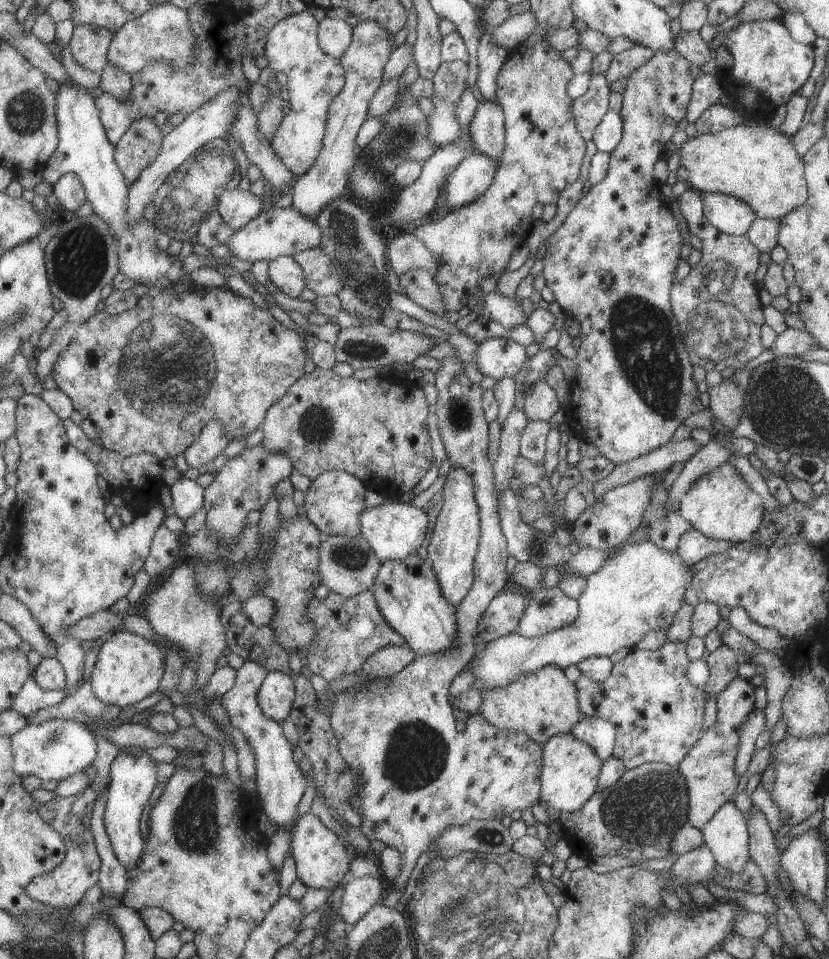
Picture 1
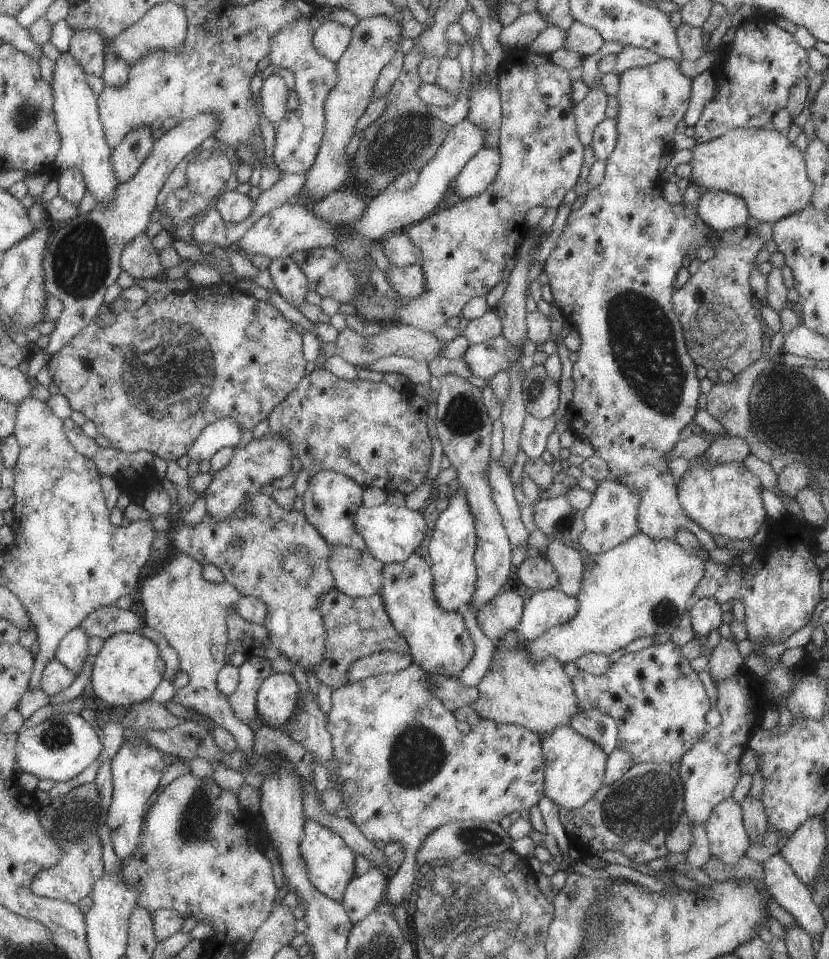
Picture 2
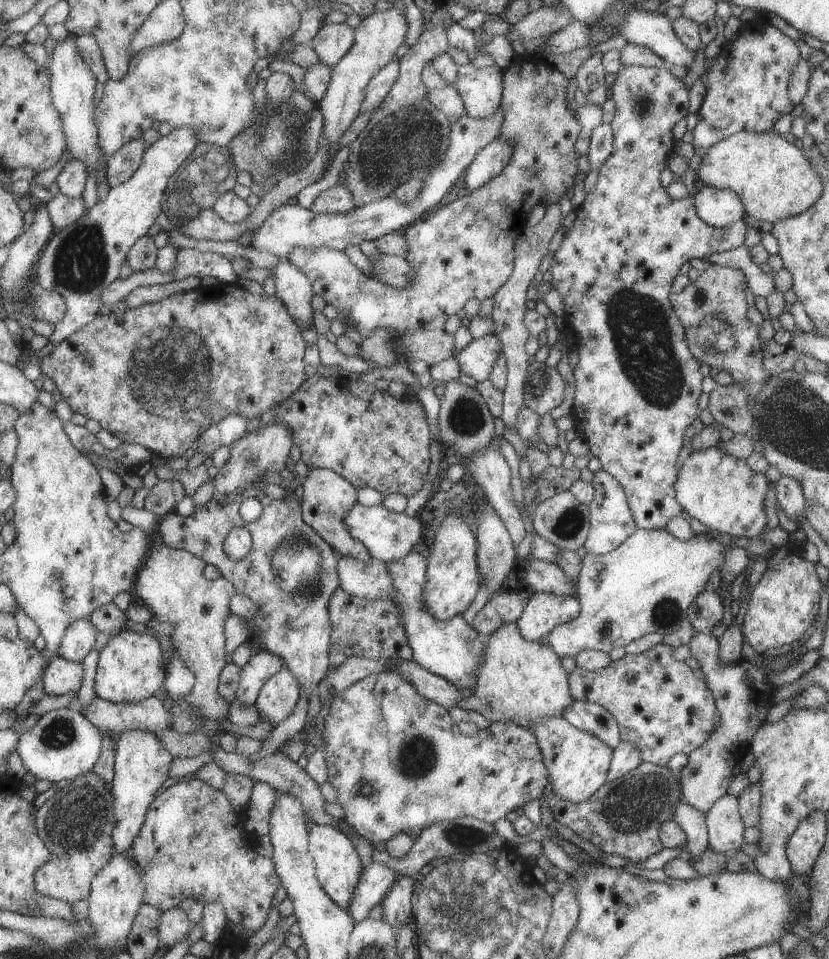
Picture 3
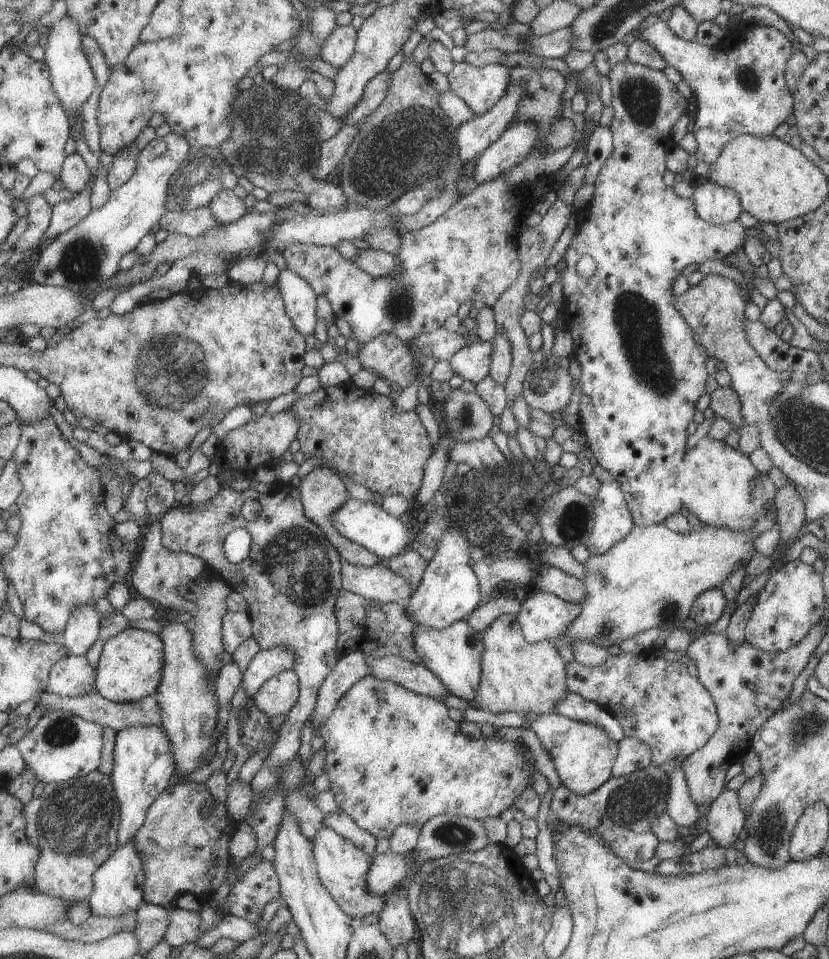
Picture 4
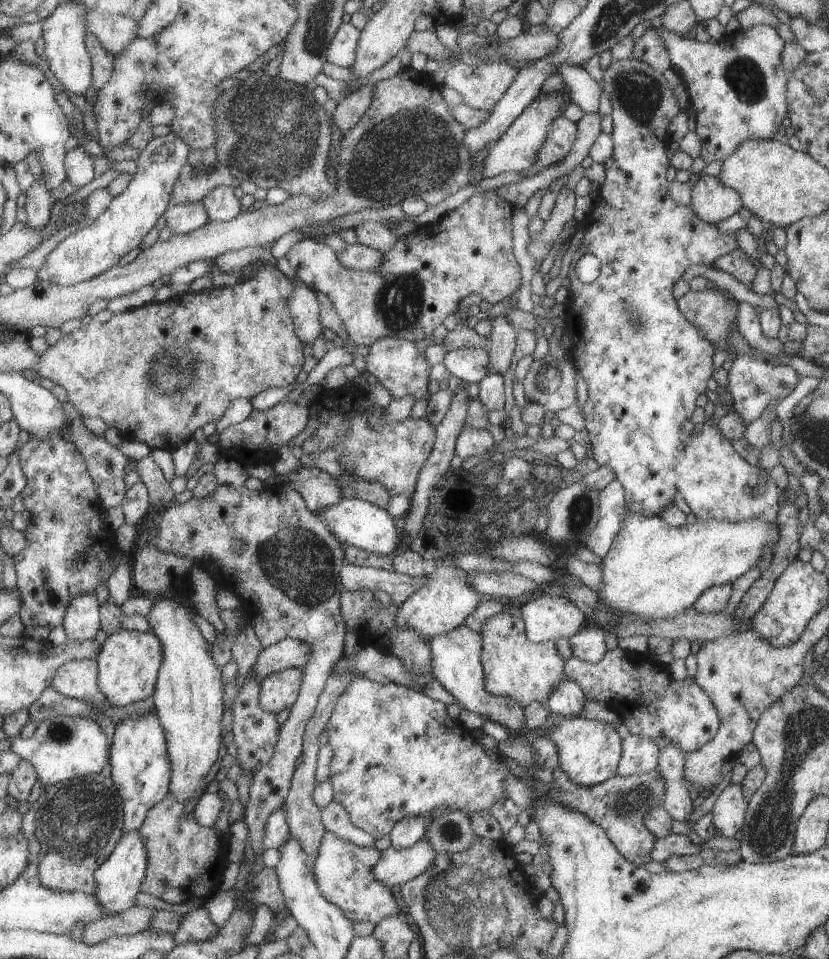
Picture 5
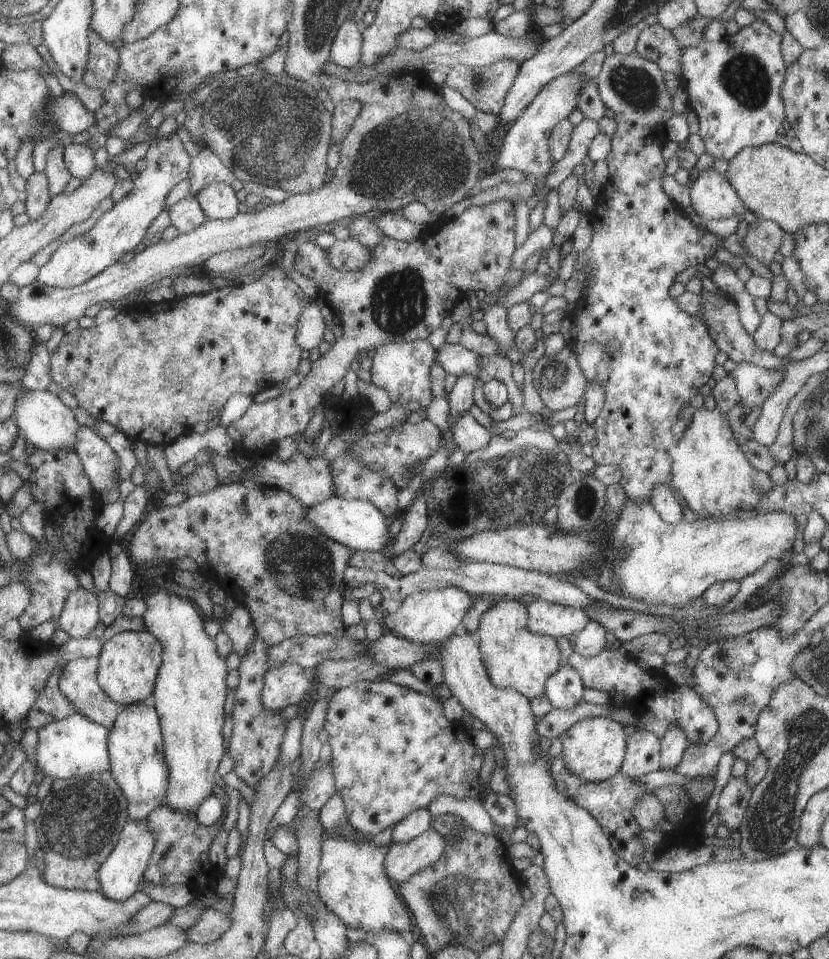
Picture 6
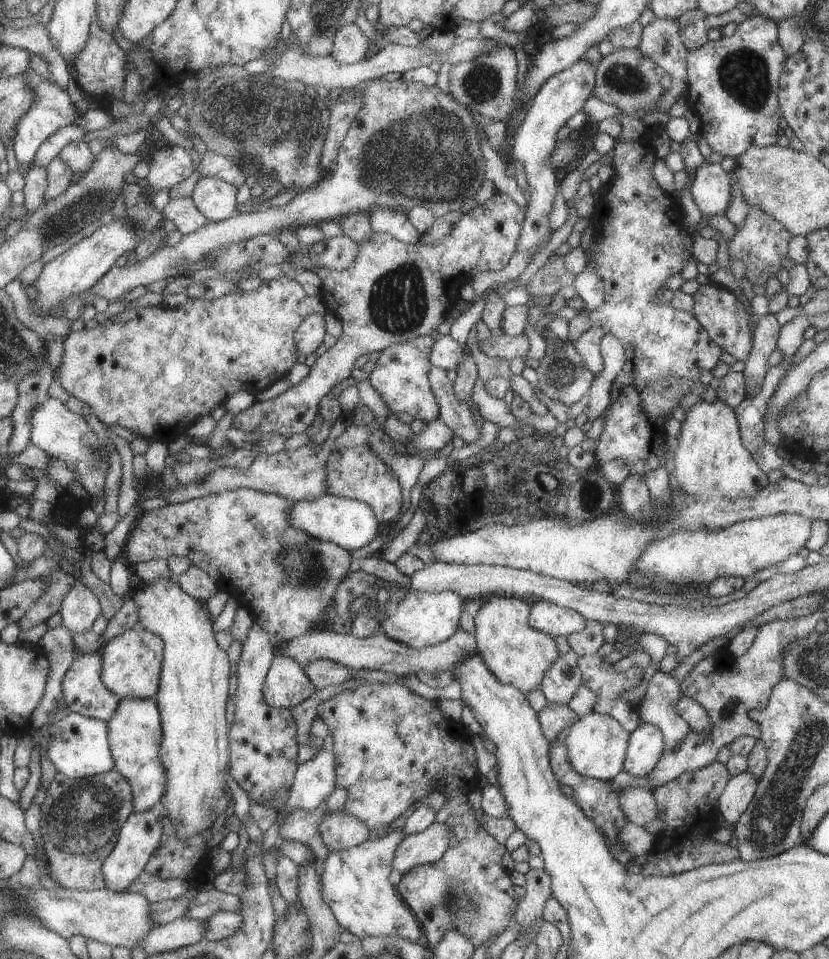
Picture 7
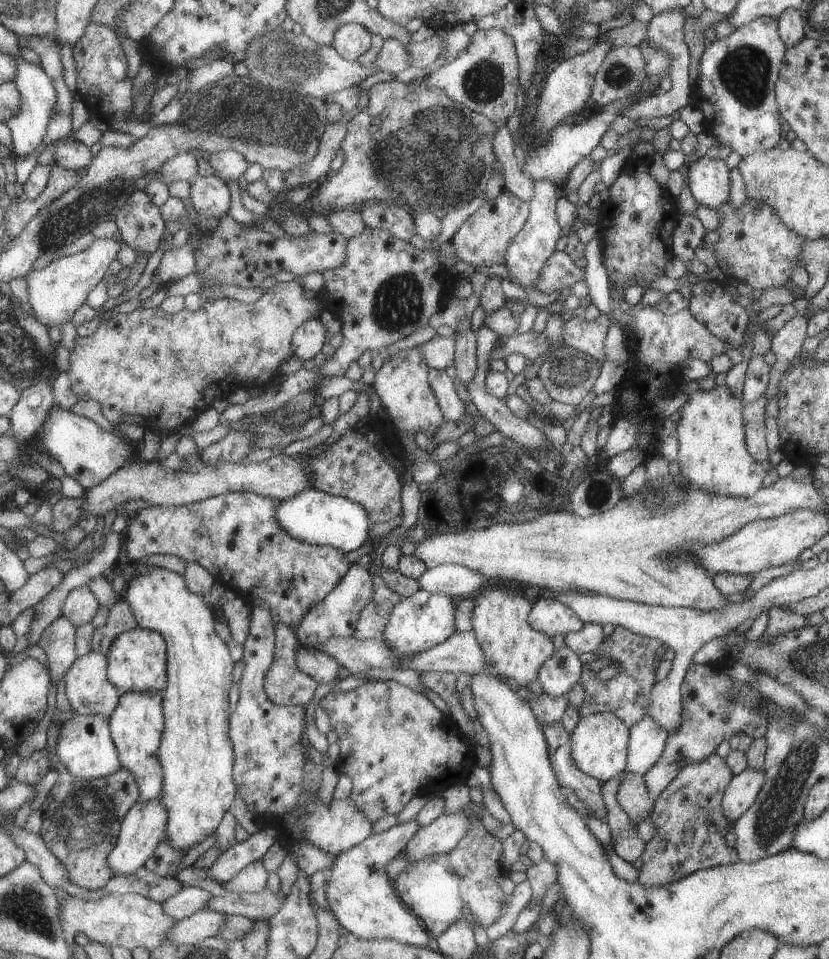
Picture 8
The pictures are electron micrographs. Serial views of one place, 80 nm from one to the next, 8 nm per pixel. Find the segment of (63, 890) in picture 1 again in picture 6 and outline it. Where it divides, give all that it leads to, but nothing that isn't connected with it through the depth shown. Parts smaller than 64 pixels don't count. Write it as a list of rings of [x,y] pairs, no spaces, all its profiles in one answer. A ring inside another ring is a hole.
[[[111,769],[87,777],[71,778],[71,782],[66,782],[65,779],[59,780],[64,782],[55,782],[54,790],[51,790],[51,796],[47,798],[45,808],[37,819],[39,840],[45,854],[45,881],[51,886],[64,889],[98,891],[102,888],[102,882],[98,877],[99,869],[114,852],[121,840],[124,826],[130,818],[127,795]]]

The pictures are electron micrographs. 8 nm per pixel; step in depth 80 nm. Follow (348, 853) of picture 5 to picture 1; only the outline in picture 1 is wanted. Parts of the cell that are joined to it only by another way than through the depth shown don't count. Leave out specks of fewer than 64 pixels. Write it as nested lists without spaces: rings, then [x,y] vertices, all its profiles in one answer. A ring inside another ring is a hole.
[[[304,813],[291,832],[288,853],[292,856],[296,868],[296,878],[311,888],[325,889],[329,895],[337,884],[341,884],[343,874],[349,868],[349,856],[339,838],[327,830],[313,814]]]

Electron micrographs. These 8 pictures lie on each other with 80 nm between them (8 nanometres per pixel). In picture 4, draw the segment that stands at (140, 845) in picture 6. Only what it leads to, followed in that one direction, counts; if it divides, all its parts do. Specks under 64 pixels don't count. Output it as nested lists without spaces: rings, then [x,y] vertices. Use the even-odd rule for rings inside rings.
[[[134,839],[127,844],[118,845],[118,849],[111,855],[110,860],[94,874],[94,885],[94,893],[89,899],[95,915],[122,917],[125,913],[135,912],[142,906],[143,892],[146,886],[146,870]]]

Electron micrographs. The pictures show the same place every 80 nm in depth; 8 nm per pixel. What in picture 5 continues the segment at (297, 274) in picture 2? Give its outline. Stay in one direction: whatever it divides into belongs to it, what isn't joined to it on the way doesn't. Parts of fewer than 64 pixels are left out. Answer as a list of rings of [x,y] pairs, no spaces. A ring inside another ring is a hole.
[[[290,280],[294,286],[294,292],[288,297],[288,309],[294,321],[295,332],[298,339],[307,346],[311,346],[313,340],[321,334],[321,324],[319,324],[319,308],[317,308],[317,300],[315,300],[315,292],[303,286],[297,286]]]

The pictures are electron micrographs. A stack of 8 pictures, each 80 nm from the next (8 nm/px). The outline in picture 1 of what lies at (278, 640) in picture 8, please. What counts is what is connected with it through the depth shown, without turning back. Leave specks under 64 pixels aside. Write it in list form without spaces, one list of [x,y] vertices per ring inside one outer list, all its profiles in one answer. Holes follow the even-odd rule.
[[[269,671],[257,692],[262,713],[276,723],[285,721],[294,702],[294,681],[281,671]]]

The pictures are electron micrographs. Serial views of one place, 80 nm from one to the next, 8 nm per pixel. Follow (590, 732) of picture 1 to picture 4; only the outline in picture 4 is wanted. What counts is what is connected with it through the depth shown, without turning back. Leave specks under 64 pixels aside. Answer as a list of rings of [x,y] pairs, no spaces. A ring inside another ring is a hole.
[[[567,690],[565,697],[553,709],[549,709],[548,712],[570,718],[571,720],[599,725],[603,727],[603,730],[606,730],[606,733],[616,743],[624,737],[620,722],[615,717],[612,717],[607,710],[569,690]]]

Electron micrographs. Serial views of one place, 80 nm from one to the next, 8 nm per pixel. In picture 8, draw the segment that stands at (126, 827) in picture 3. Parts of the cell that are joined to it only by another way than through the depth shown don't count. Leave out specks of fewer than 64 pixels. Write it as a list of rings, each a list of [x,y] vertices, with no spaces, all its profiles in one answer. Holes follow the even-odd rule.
[[[159,692],[124,693],[120,704],[110,717],[111,732],[115,746],[122,760],[121,768],[127,768],[135,776],[140,792],[139,802],[151,802],[162,796],[165,770],[159,750],[166,730],[166,716],[163,712],[163,698]]]

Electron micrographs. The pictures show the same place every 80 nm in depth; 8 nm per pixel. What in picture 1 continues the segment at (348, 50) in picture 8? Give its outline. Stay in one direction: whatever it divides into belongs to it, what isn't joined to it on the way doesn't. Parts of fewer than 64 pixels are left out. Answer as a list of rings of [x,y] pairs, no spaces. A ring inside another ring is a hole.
[[[323,17],[318,22],[317,37],[322,50],[339,59],[353,40],[353,28],[341,19]]]

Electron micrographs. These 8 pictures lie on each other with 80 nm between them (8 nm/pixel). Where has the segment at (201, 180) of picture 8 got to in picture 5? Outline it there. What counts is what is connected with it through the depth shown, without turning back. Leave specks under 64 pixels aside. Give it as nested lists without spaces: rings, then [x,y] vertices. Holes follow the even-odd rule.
[[[227,185],[212,188],[200,201],[205,207],[209,221],[228,221],[241,212],[239,199]]]

